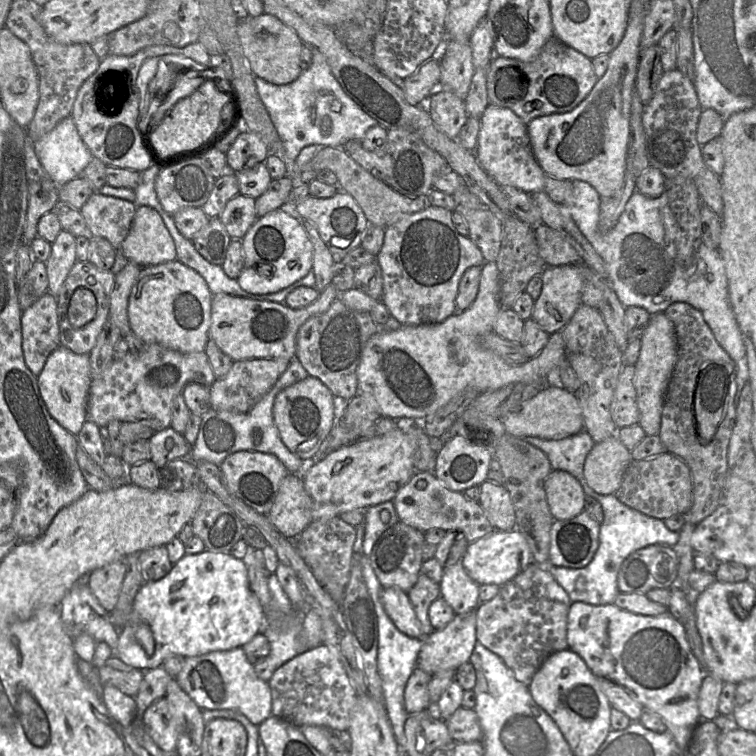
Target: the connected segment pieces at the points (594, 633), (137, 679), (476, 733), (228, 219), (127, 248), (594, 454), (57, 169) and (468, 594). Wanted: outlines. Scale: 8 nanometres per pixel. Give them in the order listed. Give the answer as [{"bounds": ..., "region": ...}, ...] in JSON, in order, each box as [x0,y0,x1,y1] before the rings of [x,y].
[{"bounds":[567,602,706,751],"region":[[[572,602],[567,620],[568,649],[577,653],[590,671],[598,678],[608,679],[628,690],[644,709],[659,715],[676,741],[685,751],[693,732],[702,720],[698,708],[698,695],[706,671],[692,653],[683,624],[669,611],[657,616],[639,615],[615,604],[591,605]]]},{"bounds":[98,657,144,697],"region":[[[111,657],[98,668],[103,686],[114,686],[131,697],[137,695],[144,673],[143,670],[129,666],[116,657]]]},{"bounds":[446,707,482,742],"region":[[[459,707],[446,720],[446,724],[454,742],[482,742],[482,728],[474,709]]]},{"bounds":[217,193,258,239],"region":[[[239,193],[226,203],[217,218],[232,239],[242,239],[258,218],[255,199]]]},{"bounds":[116,205,177,267],"region":[[[144,205],[137,206],[130,231],[116,250],[140,267],[177,260],[174,240],[160,214]]]},{"bounds":[584,435,631,495],"region":[[[616,435],[595,443],[584,463],[584,478],[588,486],[601,495],[614,494],[631,463],[631,451]]]},{"bounds":[33,116,94,186],"region":[[[72,116],[33,142],[35,153],[46,175],[62,186],[80,176],[94,157],[80,137]]]},{"bounds":[439,562,480,614],"region":[[[461,562],[445,568],[439,585],[440,597],[451,606],[455,614],[473,611],[480,604],[480,585],[469,577]]]}]

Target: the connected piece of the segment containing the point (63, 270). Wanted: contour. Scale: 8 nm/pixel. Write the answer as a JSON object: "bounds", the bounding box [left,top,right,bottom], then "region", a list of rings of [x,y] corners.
{"bounds":[46,230,77,297],"region":[[[61,230],[51,244],[51,254],[46,261],[48,275],[48,292],[57,297],[71,268],[77,260],[76,236]]]}

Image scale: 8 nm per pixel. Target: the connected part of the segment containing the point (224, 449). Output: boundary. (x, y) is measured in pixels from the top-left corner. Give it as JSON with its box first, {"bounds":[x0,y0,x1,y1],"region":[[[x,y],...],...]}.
{"bounds":[190,360,309,474],"region":[[[291,360],[285,372],[279,377],[267,394],[248,412],[235,413],[225,410],[208,410],[202,415],[202,423],[197,439],[192,446],[190,458],[194,462],[211,462],[218,466],[231,454],[238,451],[257,451],[276,456],[289,474],[302,474],[306,463],[294,455],[281,440],[273,416],[273,406],[277,394],[284,388],[304,380],[309,375],[300,361]]]}

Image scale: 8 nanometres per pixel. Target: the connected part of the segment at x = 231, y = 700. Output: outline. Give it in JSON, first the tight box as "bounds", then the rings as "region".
{"bounds":[175,647,272,726],"region":[[[243,647],[212,651],[187,657],[175,679],[202,710],[237,711],[259,726],[272,715],[272,695],[269,682],[256,675],[255,665],[249,662]]]}

